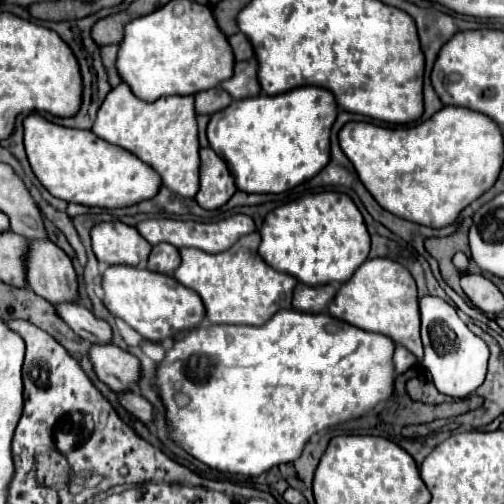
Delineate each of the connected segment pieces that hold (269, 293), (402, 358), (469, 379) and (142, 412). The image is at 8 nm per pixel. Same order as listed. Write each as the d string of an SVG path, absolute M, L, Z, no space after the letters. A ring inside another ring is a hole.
M254 231L244 235L234 247L222 253L206 253L198 249L180 249L182 265L176 269L174 277L184 285L194 289L206 307L206 317L212 323L244 323L244 325L264 325L276 311L290 309L292 291L296 277L280 273L266 265L258 255L260 233Z
M396 347L396 353L394 353L394 365L396 365L396 373L406 373L412 365L416 365L418 359L416 355L412 355L408 349L404 347Z
M426 295L420 299L420 315L422 315L422 343L424 343L424 361L422 365L434 379L434 385L440 393L456 399L464 399L474 393L486 377L488 365L488 347L486 343L474 335L466 323L458 317L456 309L440 297Z
M124 393L120 395L120 403L138 417L144 425L150 425L154 421L154 407L150 401L146 401L140 393Z

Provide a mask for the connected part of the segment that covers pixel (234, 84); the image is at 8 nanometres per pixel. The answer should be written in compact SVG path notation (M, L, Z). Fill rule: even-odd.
M256 59L240 61L234 67L234 77L224 81L222 89L226 89L234 99L246 99L260 95L260 83L258 83L258 65Z

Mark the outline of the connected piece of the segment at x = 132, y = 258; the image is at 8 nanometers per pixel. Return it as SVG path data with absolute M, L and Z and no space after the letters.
M120 221L100 223L92 229L92 249L98 261L108 265L142 265L148 261L152 245L140 237L136 227Z

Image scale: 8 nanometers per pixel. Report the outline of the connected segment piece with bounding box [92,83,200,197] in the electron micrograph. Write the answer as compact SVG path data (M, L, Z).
M120 83L114 87L104 99L92 131L104 141L124 147L150 167L154 167L164 187L184 195L194 197L200 189L200 157L198 157L198 123L194 97L160 97L154 103L140 101L128 89L128 85Z

